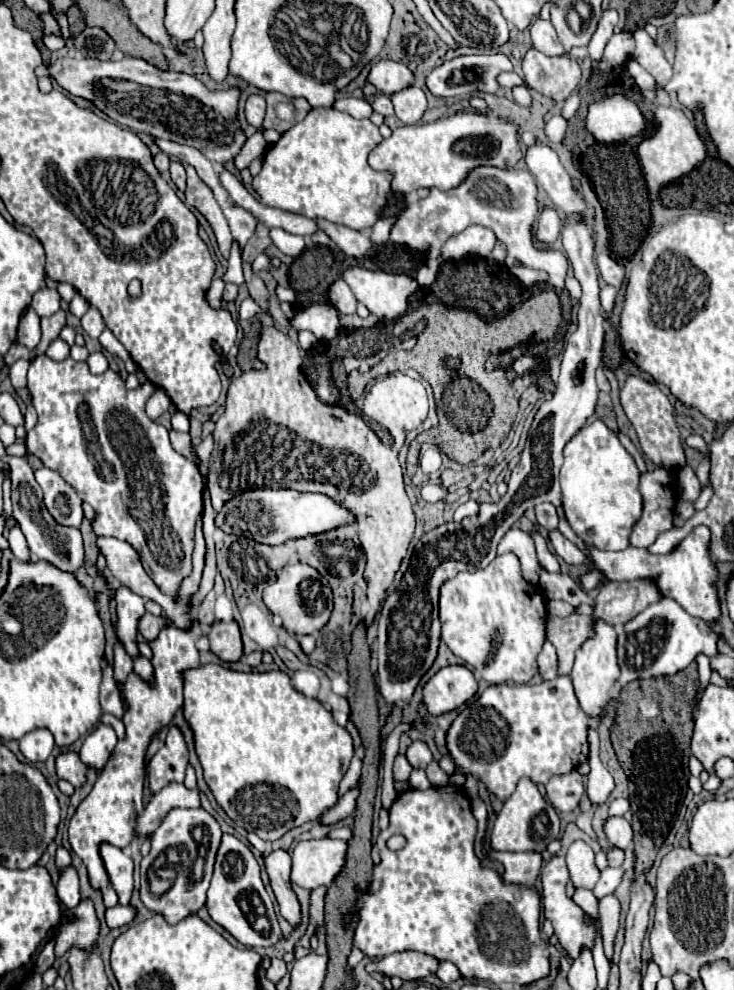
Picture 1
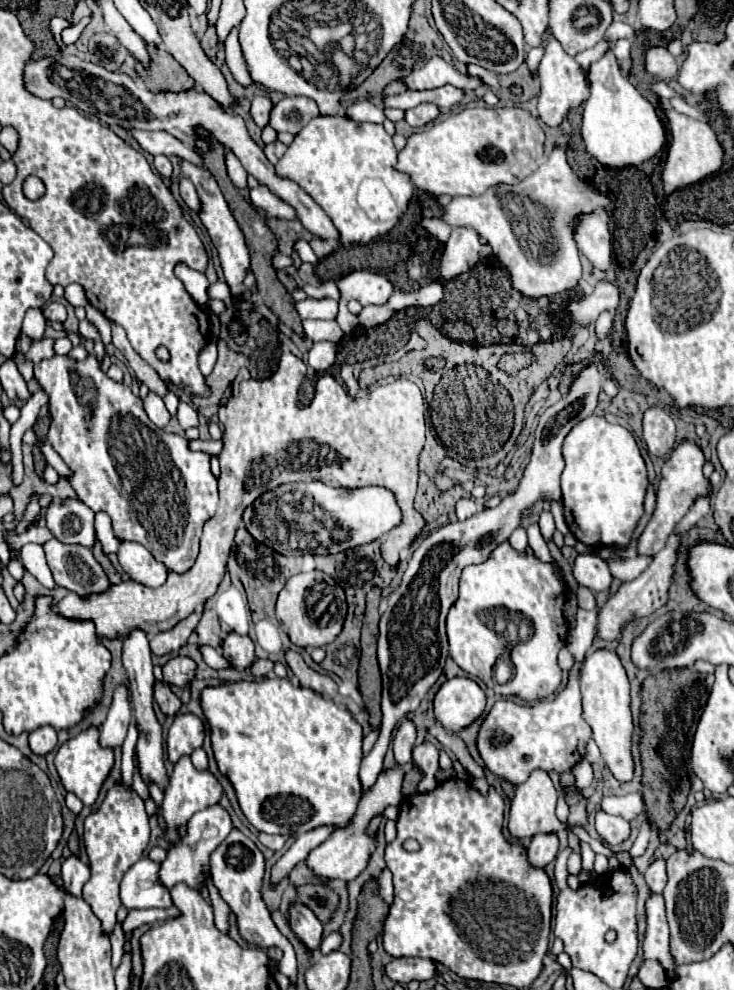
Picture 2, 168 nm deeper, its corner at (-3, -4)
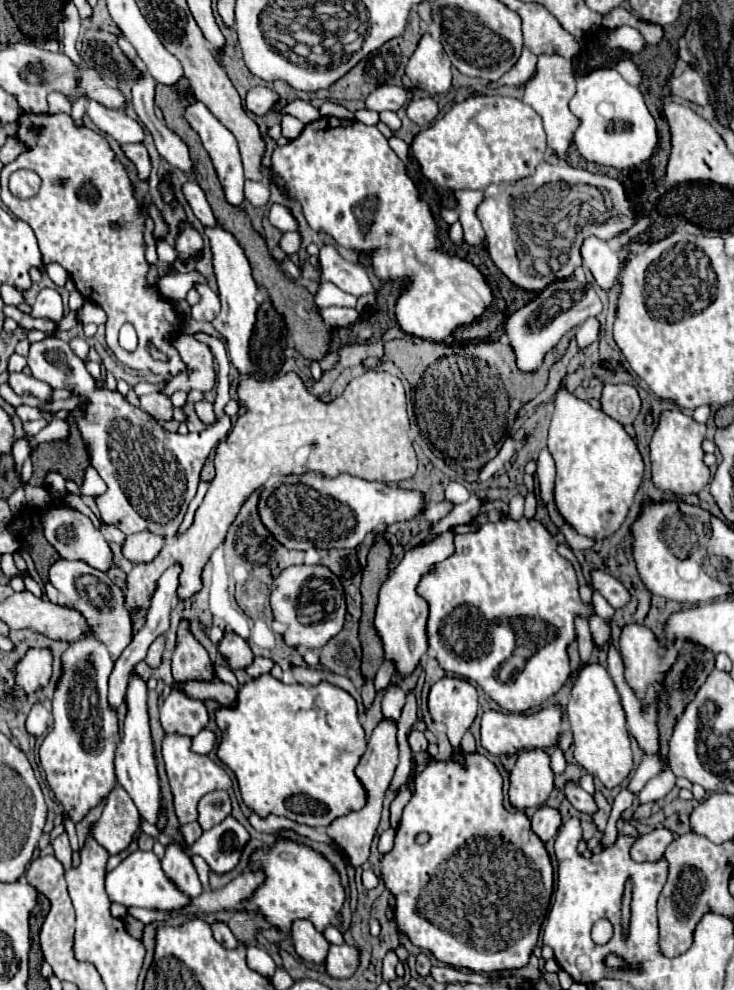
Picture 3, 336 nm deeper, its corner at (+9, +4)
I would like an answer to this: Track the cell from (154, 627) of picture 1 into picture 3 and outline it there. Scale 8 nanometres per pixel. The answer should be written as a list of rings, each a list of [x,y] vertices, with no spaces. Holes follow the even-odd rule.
[[[158,637],[158,639],[150,645],[148,655],[146,655],[146,663],[148,663],[152,669],[160,667],[160,663],[162,663],[162,651],[164,651],[164,639]]]

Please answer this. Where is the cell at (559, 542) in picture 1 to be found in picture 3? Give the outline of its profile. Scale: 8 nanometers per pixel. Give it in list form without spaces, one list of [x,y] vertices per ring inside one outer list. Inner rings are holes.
[[[598,569],[592,571],[592,587],[596,591],[600,591],[604,595],[604,599],[614,609],[626,607],[628,601],[630,601],[630,591],[616,577],[612,577],[612,575],[604,573],[604,571],[598,571]]]

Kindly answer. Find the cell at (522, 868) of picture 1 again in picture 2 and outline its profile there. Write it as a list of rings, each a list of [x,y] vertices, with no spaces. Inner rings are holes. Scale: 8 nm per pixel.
[[[554,833],[548,835],[536,835],[528,849],[526,849],[526,859],[532,867],[536,869],[544,869],[548,863],[552,863],[556,859],[558,853],[558,837]]]

